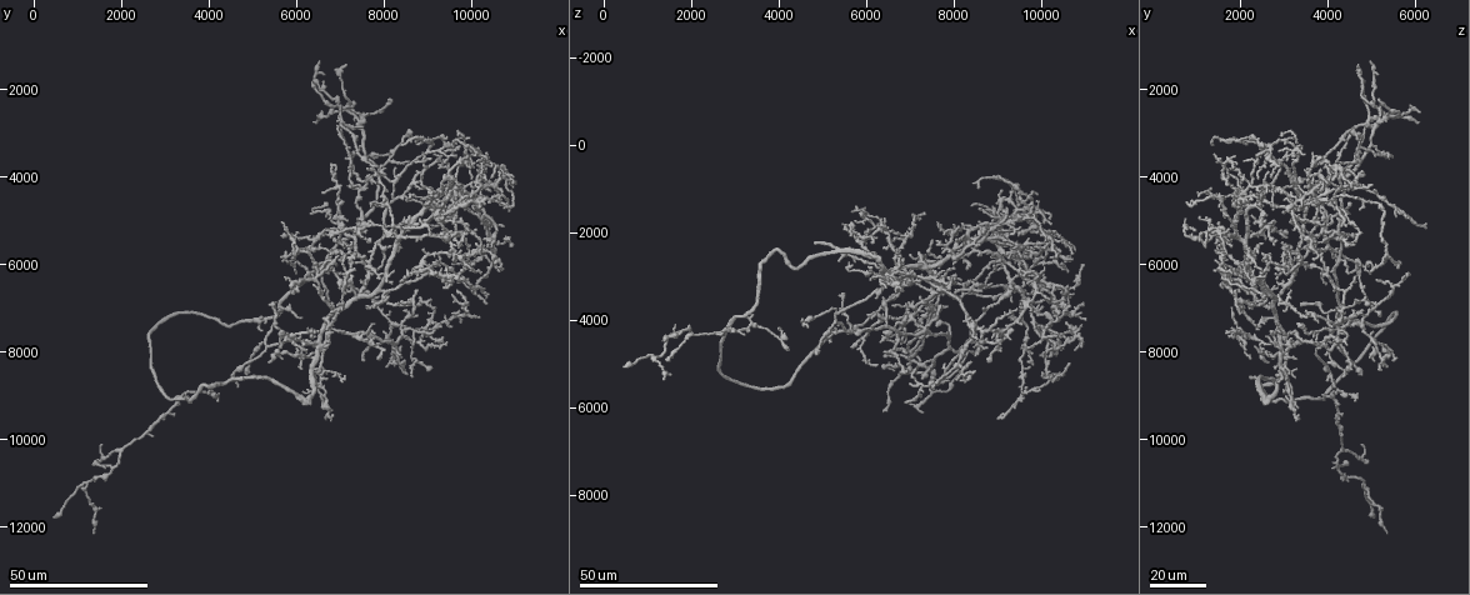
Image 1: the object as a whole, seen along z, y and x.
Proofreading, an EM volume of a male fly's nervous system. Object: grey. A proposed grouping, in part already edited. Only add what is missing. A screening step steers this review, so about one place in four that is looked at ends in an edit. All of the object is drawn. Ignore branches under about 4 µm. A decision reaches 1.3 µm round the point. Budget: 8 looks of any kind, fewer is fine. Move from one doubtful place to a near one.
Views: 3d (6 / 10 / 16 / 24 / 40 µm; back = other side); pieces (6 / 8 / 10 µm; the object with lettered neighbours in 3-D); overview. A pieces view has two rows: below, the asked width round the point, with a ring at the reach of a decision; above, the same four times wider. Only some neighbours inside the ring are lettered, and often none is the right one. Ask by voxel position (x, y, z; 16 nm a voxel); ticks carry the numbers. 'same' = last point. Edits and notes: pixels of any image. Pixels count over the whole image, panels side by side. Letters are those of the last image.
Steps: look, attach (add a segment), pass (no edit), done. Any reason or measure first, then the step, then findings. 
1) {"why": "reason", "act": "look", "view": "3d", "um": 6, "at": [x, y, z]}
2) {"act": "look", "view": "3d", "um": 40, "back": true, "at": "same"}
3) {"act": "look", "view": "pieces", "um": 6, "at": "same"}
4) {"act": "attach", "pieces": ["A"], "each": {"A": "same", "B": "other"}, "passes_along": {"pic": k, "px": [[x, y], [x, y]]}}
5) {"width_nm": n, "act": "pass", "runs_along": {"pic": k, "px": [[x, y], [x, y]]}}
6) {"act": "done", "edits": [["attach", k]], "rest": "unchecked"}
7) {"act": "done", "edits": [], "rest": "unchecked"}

{"why": "stops while still wide", "act": "look", "view": "3d", "um": 40, "at": [6650, 4300, 3600]}

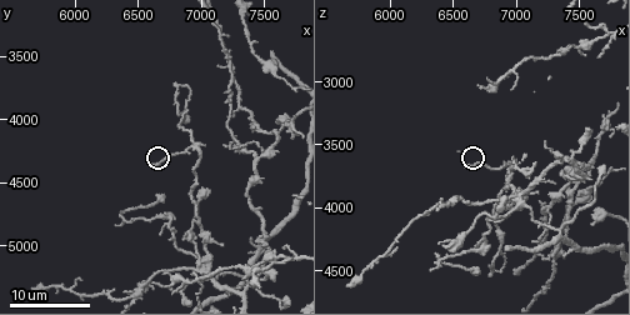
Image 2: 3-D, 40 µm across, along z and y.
{"why": "what lies round it", "act": "look", "view": "pieces", "um": 8, "at": [6600, 4360, 3680]}

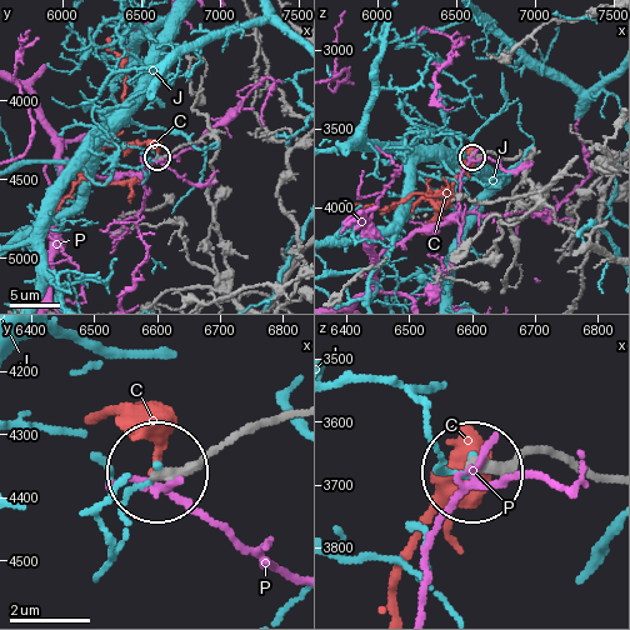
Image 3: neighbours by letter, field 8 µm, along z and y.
{"act": "pass", "each": {"C": "other", "J": "other", "P": "other"}, "runs_along": {"pic": 3, "px": [[218, 228], [209, 195], [215, 140], [206, 135], [156, 158]]}, "found": "no lettered segment goes on from it"}

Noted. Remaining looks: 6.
{"why": "free end", "act": "look", "view": "3d", "um": 40, "at": [10700, 5100, 4400]}

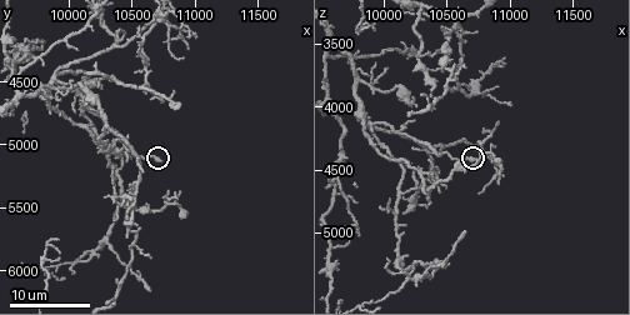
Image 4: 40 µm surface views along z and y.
{"act": "look", "view": "pieces", "um": 8, "at": "same"}

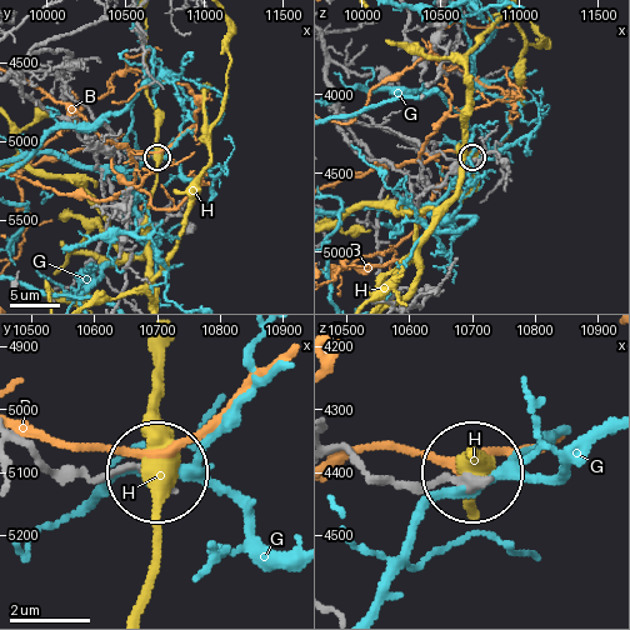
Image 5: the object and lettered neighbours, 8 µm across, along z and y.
{"width_nm": 280, "act": "pass", "each": {"B": "other", "G": "other", "H": "other"}, "runs_along": {"pic": 5, "px": [[335, 449], [385, 480], [473, 480]]}, "found": "none of them fits"}

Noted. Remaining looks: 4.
{"why": "free end", "act": "look", "view": "3d", "um": 24, "at": [6850, 7100, 5250]}

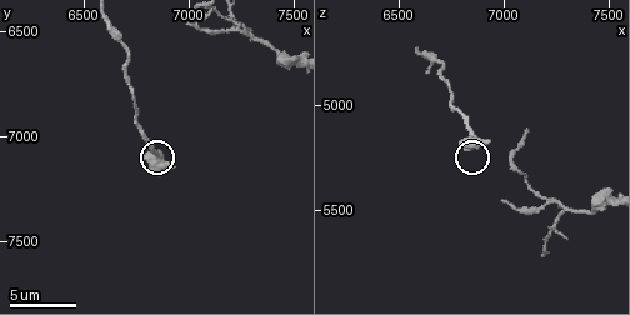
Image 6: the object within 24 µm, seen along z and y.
{"act": "look", "view": "pieces", "um": 10, "at": [6850, 7170, 5200]}

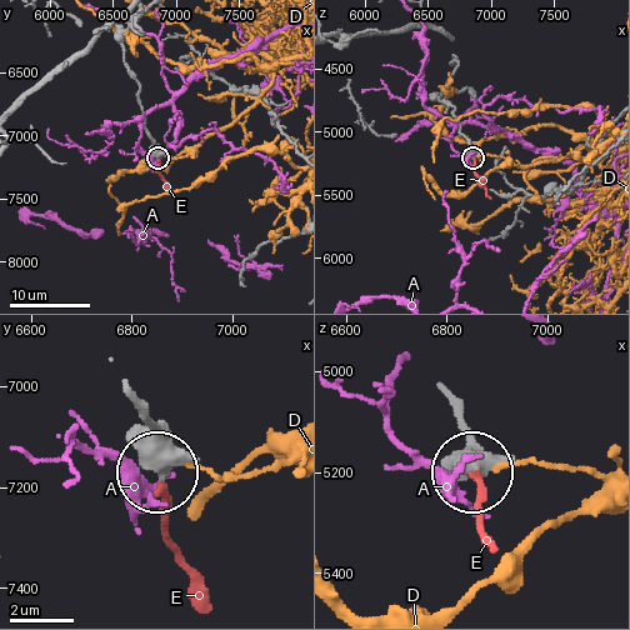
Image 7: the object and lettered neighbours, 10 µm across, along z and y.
{"act": "attach", "pieces": ["E"], "each": {"A": "other", "D": "other", "E": "same"}, "passes_along": {"pic": 7, "px": [[141, 398], [173, 550]]}, "found": "the neuron continues"}

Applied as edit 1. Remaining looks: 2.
{"why": "free end", "act": "look", "view": "3d", "um": 24, "at": [4800, 8600, 2250]}

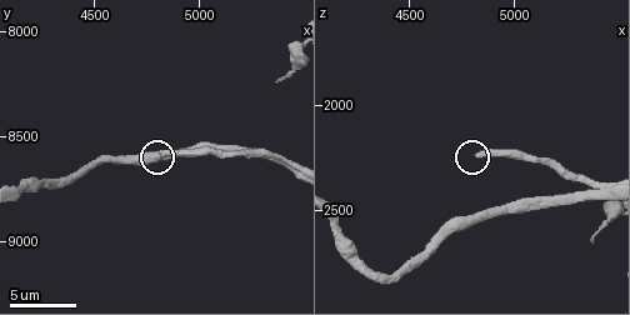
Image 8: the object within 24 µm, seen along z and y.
{"why": "see the neighbours", "act": "look", "view": "pieces", "um": 6, "at": [4830, 8590, 2240]}

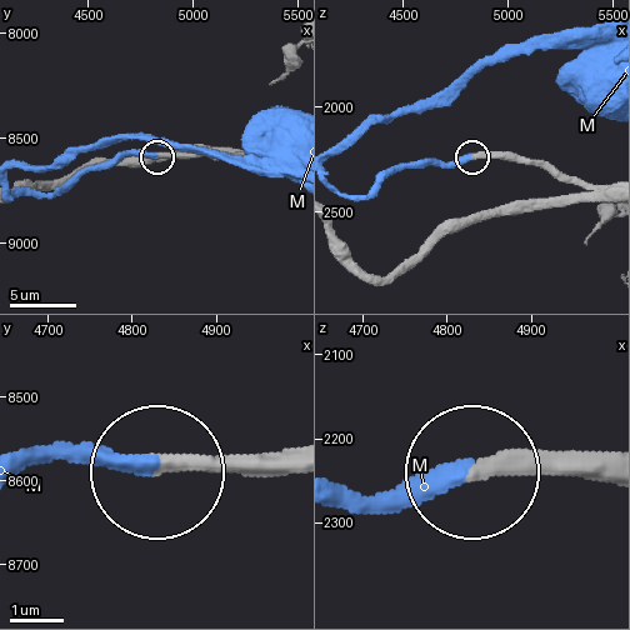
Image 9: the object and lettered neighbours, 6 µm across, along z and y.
{"act": "attach", "pieces": ["M"], "each": {"M": "same"}, "passes_along": {"pic": 9, "px": [[194, 154], [121, 154], [84, 168], [50, 193], [20, 194]]}, "found": "it goes on there"}

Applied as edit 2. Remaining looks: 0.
{"act": "done", "edits": [["attach", 7], ["attach", 9]], "rest": "unchecked"}

